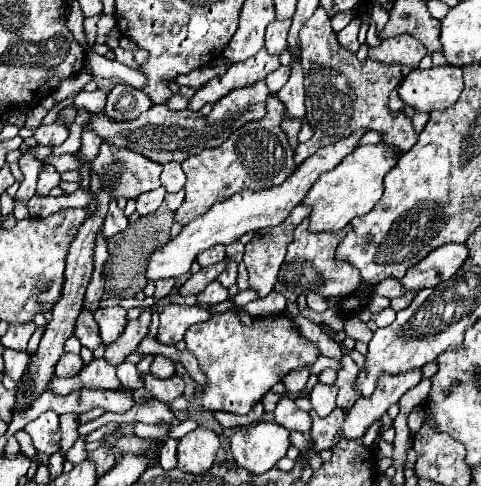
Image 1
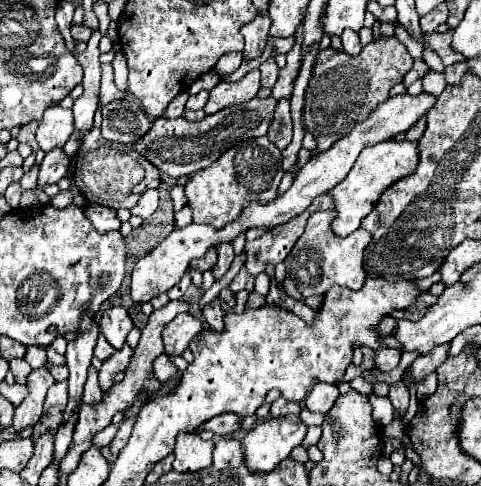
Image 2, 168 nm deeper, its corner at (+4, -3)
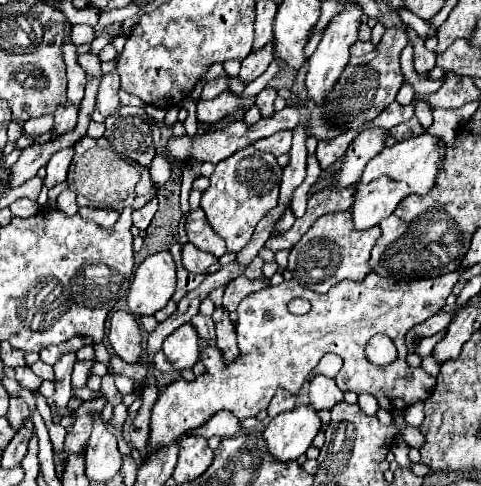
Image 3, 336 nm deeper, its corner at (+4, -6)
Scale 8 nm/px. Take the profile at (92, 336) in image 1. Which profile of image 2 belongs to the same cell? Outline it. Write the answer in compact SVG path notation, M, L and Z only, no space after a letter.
M101 334L99 338L97 338L97 346L95 346L95 356L99 358L99 360L107 360L111 354L115 352L115 348L105 340L105 336Z

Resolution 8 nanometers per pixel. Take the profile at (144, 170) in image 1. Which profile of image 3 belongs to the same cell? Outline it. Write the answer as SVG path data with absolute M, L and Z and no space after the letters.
M83 137L81 143L75 143L75 157L69 167L67 185L77 195L79 207L111 207L117 211L123 211L125 207L139 209L149 199L157 195L155 187L149 179L149 169L127 161L125 157L119 157L105 137L94 139Z

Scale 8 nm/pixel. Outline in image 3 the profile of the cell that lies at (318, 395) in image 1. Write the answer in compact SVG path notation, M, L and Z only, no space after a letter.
M317 375L311 381L311 385L309 385L309 397L311 397L311 405L317 411L319 409L331 409L339 401L343 401L343 393L335 385L335 379L331 379L327 375Z

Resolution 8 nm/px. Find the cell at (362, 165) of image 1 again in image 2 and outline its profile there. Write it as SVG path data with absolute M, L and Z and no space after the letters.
M387 140L369 148L363 148L355 166L351 168L351 172L347 174L347 178L337 184L335 188L331 188L327 194L333 196L335 200L335 220L331 224L333 232L337 236L347 236L351 232L355 232L361 224L361 220L375 208L379 196L383 194L385 188L389 188L393 182L397 182L403 176L413 174L417 166L417 142L397 142L397 140Z

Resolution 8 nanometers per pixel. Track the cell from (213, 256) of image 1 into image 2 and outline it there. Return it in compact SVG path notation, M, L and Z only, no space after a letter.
M211 248L211 250L209 250L205 256L203 256L203 258L193 260L193 262L191 262L191 268L205 272L205 270L211 270L211 268L215 266L215 262L217 262L217 252Z

